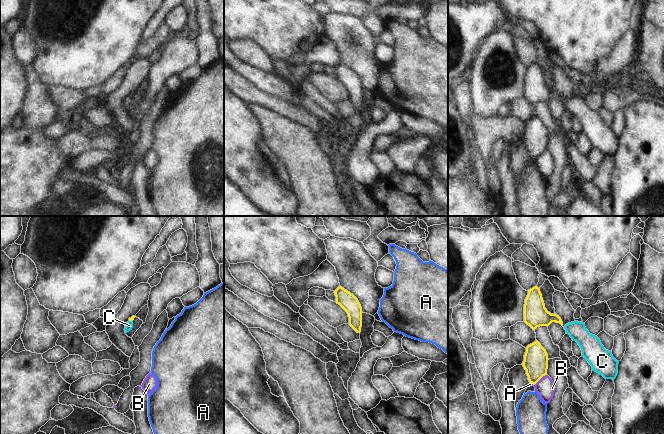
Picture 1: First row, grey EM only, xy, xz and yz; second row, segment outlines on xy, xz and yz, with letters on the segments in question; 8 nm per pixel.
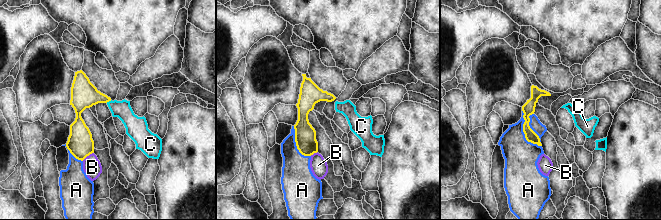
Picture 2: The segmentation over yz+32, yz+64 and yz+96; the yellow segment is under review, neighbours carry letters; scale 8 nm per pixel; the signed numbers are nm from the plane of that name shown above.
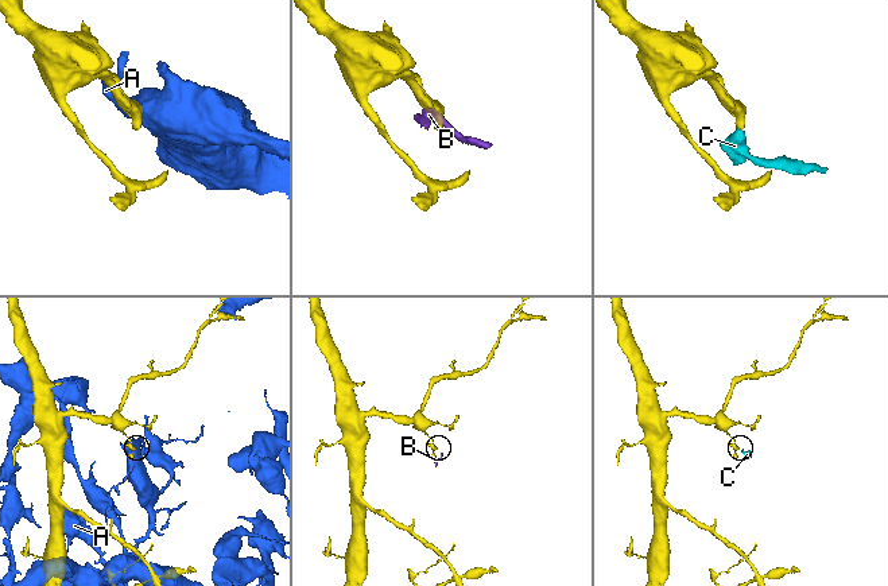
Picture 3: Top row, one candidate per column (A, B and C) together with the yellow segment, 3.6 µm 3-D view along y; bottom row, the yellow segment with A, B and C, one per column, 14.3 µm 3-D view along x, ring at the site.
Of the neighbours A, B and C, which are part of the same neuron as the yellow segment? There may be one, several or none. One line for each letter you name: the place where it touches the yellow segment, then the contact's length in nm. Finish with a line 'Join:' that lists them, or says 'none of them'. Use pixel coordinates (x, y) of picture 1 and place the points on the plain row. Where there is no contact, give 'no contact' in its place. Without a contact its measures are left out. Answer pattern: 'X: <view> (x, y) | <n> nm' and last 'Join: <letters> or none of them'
C: xy (131, 96) | 30 nm
Join: C

